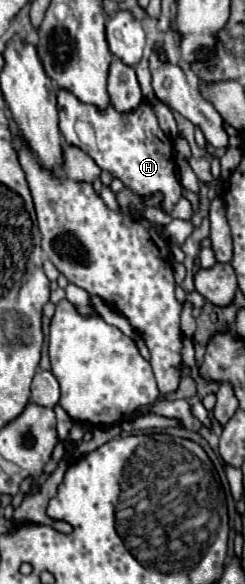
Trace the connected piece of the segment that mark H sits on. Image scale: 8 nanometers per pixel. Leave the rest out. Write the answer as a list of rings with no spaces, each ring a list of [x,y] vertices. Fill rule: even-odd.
[[[59,91],[57,109],[59,109],[59,129],[67,145],[75,145],[83,149],[103,171],[109,171],[113,179],[119,179],[137,197],[147,199],[155,193],[161,193],[163,213],[169,215],[173,211],[175,203],[181,197],[181,185],[175,177],[173,141],[157,125],[155,113],[147,101],[143,101],[133,113],[117,113],[113,107],[105,109],[105,113],[97,113],[97,109],[89,105],[81,105],[77,97],[73,97],[69,91]],[[77,123],[91,125],[95,137],[93,145],[85,145],[79,139]]]

